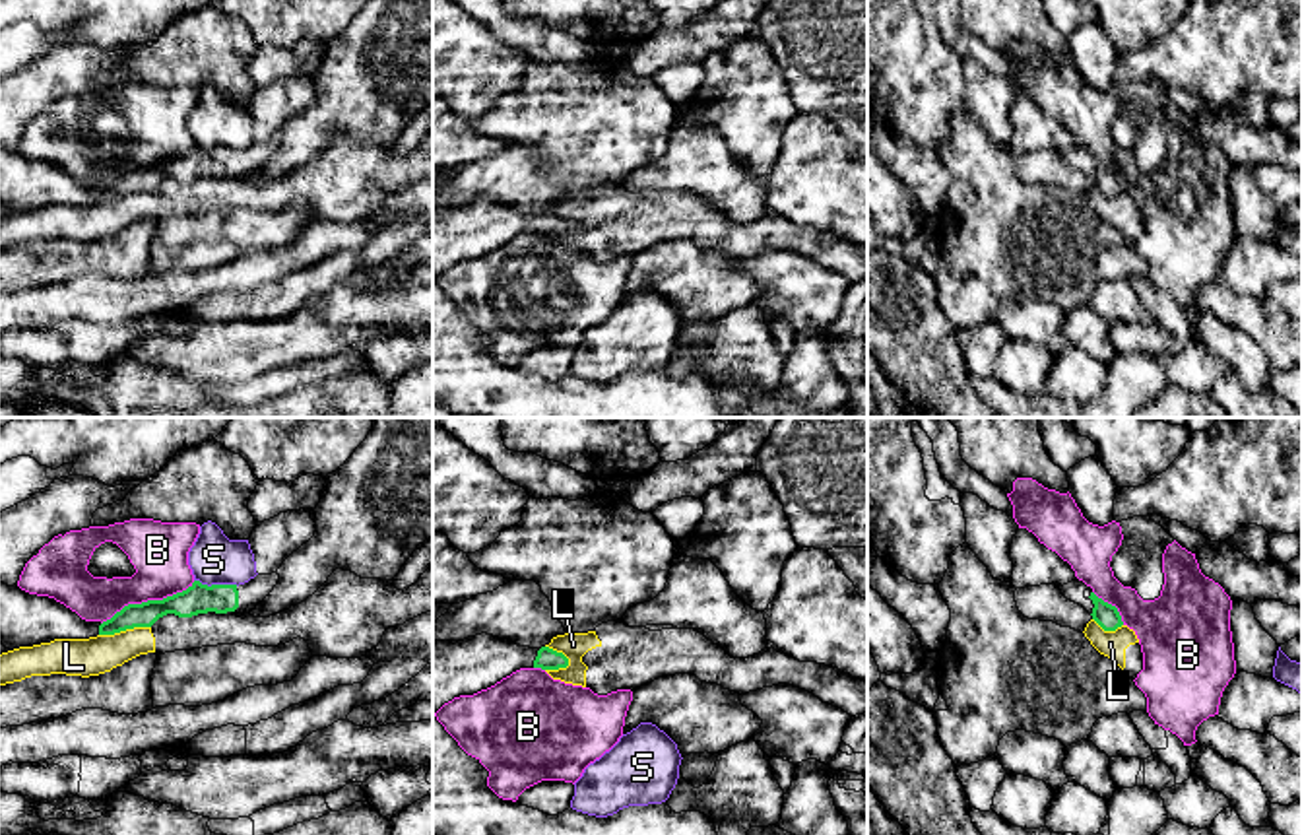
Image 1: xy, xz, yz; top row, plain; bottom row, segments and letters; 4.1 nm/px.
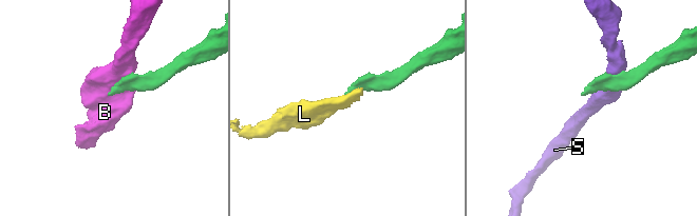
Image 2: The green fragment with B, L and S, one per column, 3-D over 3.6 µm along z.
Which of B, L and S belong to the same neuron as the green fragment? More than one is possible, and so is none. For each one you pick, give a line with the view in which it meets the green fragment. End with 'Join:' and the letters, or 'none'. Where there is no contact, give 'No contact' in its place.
Join: none

